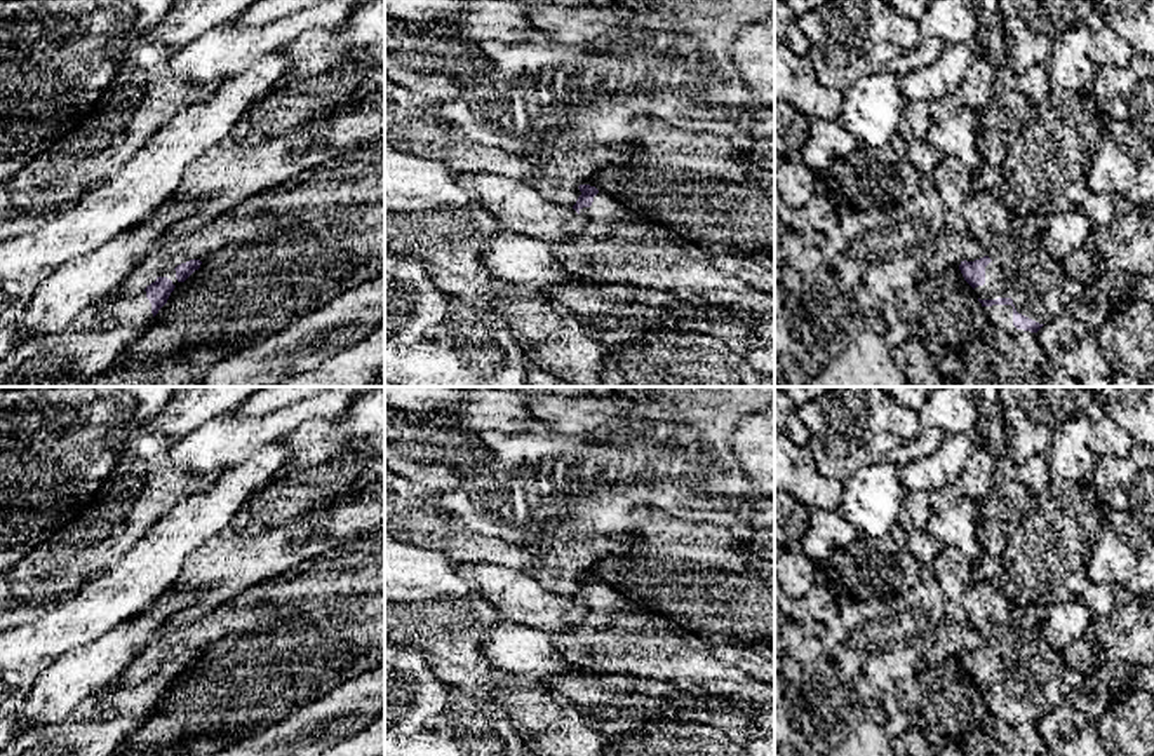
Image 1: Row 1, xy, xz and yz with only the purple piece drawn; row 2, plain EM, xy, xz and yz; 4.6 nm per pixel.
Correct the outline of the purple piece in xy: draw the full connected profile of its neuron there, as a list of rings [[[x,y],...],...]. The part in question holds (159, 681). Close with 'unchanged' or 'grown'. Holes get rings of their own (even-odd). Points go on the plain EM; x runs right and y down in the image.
[[[157,667],[155,672],[146,676],[146,688],[151,693],[151,704],[153,707],[158,704],[158,700],[167,693],[171,683],[174,681],[174,674],[167,667]]]; unchanged

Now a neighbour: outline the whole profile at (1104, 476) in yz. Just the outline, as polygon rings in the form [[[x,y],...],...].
[[[1133,442],[1124,458],[1102,458],[1091,476],[1097,502],[1154,519],[1154,448]]]

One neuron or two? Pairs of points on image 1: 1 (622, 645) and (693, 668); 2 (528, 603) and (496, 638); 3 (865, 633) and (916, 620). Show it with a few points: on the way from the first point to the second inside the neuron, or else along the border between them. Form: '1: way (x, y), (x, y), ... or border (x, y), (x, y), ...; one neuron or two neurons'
1: way (639, 645), (651, 645), (676, 654); one neuron
2: border (503, 619), (528, 624), (545, 633); two neurons
3: way (878, 633), (904, 620); one neuron

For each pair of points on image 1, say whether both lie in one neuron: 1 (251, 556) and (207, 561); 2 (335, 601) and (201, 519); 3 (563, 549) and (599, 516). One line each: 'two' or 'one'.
1: one
2: two
3: one

